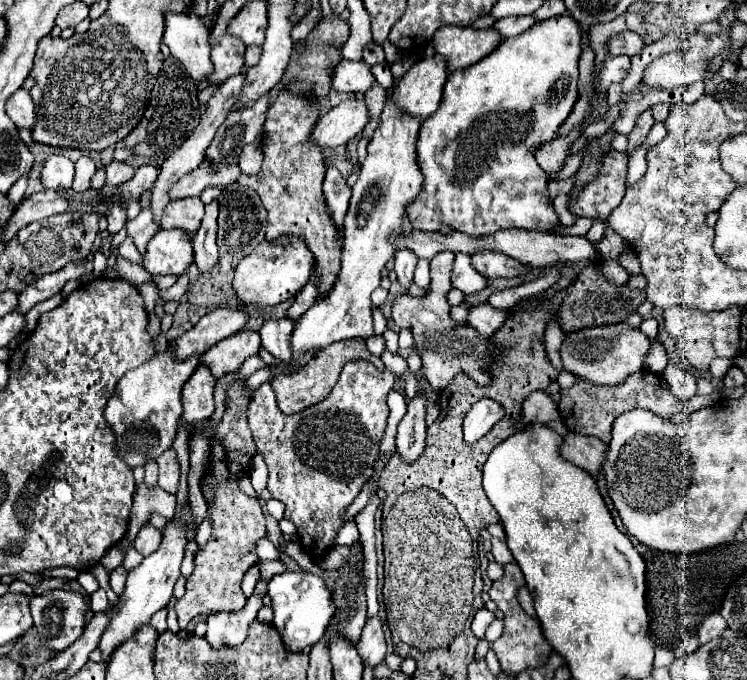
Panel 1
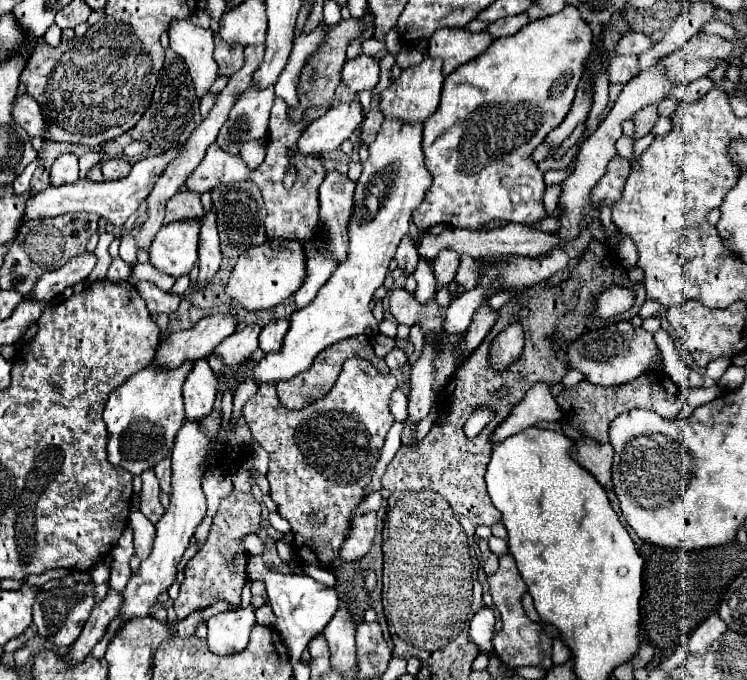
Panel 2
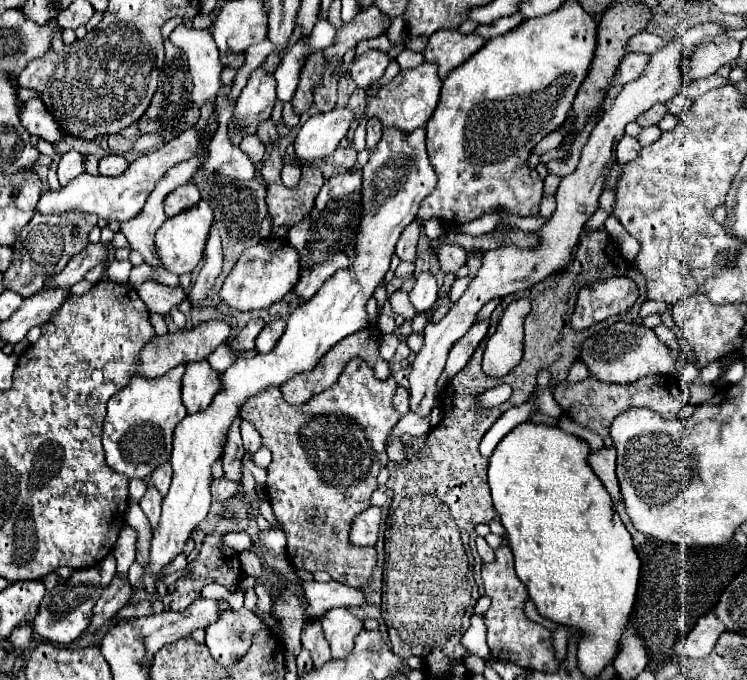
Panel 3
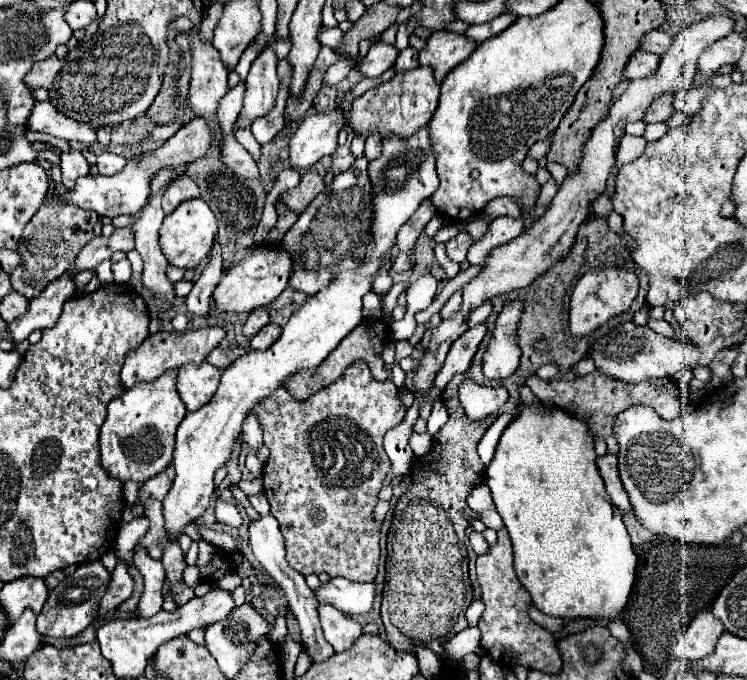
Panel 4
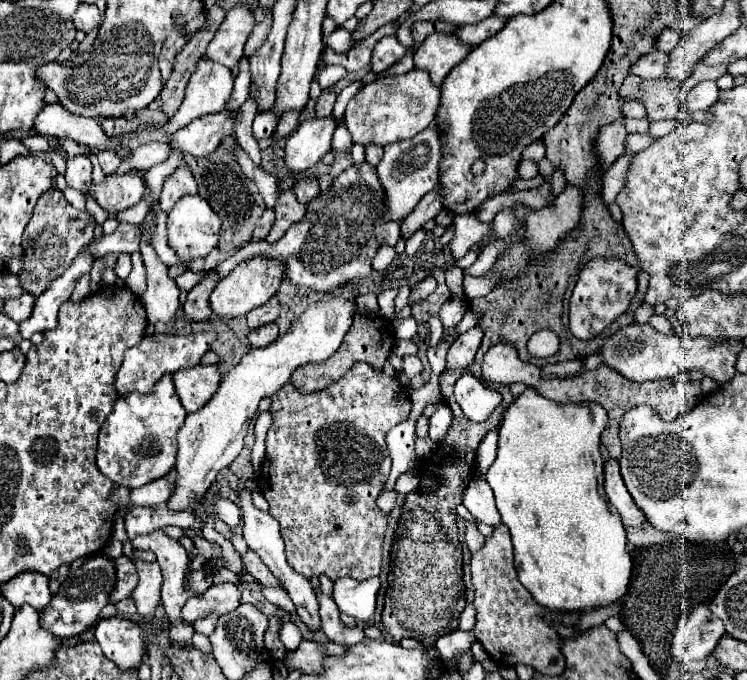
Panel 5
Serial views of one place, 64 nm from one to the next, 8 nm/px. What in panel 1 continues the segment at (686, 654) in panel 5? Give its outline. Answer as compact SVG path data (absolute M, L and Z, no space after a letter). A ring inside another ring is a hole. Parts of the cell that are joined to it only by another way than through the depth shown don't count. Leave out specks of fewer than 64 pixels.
M714 612L714 614L710 614L710 616L700 624L696 636L698 636L700 644L706 644L706 642L710 642L710 640L722 636L722 632L724 632L726 628L728 628L726 620L724 620L718 612Z

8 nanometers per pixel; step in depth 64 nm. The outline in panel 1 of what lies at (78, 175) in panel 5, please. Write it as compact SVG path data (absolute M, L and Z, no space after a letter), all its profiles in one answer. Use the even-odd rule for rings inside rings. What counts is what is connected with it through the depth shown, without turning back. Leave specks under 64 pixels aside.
M50 156L42 168L42 182L50 190L68 190L74 182L74 162L66 156Z

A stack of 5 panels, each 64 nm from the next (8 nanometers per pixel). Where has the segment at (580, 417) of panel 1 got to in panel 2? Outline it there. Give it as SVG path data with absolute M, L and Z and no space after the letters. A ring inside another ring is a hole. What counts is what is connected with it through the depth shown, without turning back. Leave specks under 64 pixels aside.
M650 370L650 372L642 374L640 378L628 382L628 384L622 384L622 386L596 386L588 380L582 380L580 384L576 384L572 388L562 388L558 392L558 404L564 412L564 418L574 428L582 428L594 440L608 442L608 424L618 414L634 410L634 408L648 408L648 410L654 410L656 414L660 414L662 418L674 420L678 416L678 412L682 410L682 406L686 404L686 398L680 394L678 386L674 384L674 380L668 374L664 374L662 370Z

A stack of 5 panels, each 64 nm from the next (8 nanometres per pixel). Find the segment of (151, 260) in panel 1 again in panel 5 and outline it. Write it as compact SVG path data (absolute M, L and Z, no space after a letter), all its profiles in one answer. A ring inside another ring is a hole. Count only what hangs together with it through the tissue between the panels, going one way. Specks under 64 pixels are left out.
M198 194L182 196L168 214L168 244L176 250L178 258L188 264L198 256L208 256L218 246L220 226L220 216L210 208L210 204L204 198L200 198Z

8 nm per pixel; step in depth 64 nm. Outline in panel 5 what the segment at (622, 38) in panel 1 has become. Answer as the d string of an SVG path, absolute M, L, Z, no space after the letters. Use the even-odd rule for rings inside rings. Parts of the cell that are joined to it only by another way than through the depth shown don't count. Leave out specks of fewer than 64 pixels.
M664 30L664 32L660 34L660 38L656 40L656 48L662 50L662 52L672 52L672 48L676 48L680 36L682 36L682 34L676 32L676 30Z

